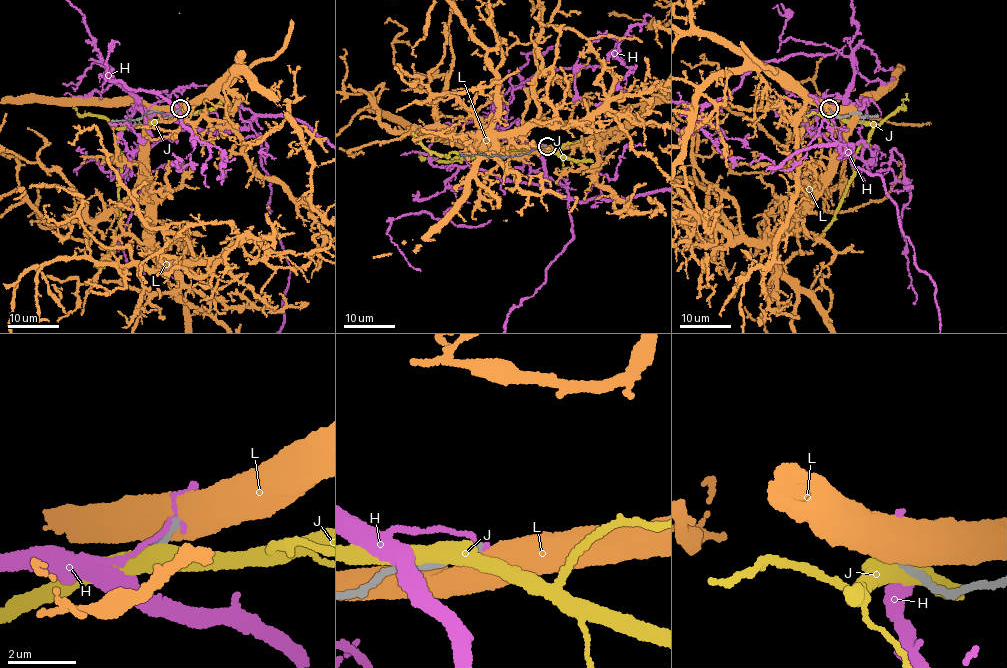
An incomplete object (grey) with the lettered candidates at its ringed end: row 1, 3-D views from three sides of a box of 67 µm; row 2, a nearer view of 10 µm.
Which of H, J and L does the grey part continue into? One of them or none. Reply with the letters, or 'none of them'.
none of them

